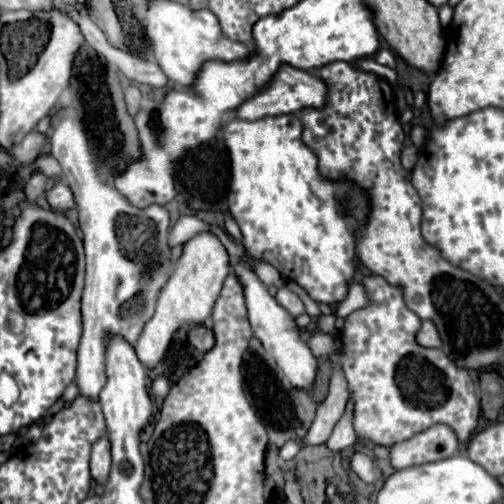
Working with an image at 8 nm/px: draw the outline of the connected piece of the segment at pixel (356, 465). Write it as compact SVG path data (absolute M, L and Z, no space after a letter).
M355 452L355 454L351 456L351 470L353 470L363 482L369 482L369 484L373 484L373 482L379 478L379 470L377 470L375 462L373 462L369 456L361 454L361 452Z

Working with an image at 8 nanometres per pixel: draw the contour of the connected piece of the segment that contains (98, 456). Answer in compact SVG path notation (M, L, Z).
M101 436L91 450L91 476L99 484L105 484L109 470L111 470L111 442L107 436Z

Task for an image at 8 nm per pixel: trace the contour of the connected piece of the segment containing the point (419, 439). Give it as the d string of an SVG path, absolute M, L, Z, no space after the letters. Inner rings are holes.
M437 424L405 442L391 446L389 462L393 468L409 468L415 464L427 464L449 458L457 450L459 442L455 432L445 424Z

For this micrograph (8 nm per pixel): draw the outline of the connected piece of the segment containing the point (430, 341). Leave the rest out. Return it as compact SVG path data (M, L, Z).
M425 320L419 334L417 334L417 340L419 344L423 346L429 346L429 348L439 348L441 346L441 338L439 338L439 332L435 328L435 324L431 320Z

